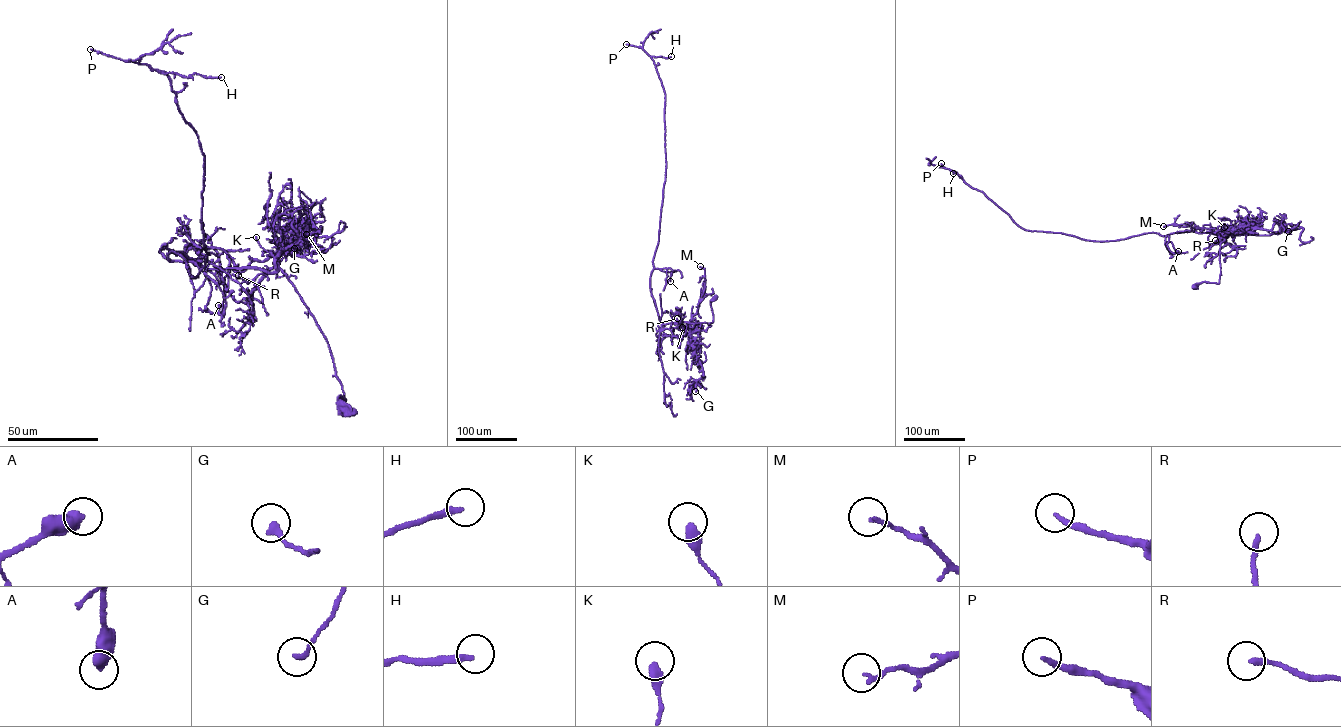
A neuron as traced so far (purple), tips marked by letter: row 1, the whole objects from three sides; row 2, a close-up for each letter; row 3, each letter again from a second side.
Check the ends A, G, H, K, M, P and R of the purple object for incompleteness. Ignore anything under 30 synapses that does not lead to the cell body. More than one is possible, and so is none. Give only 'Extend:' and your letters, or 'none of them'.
Extend: none of them

